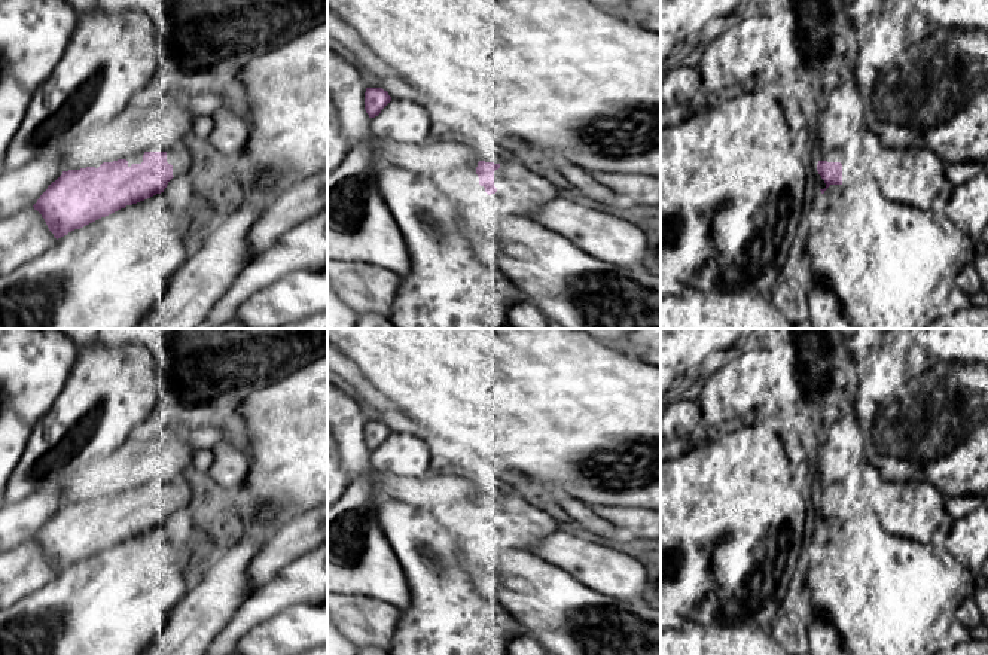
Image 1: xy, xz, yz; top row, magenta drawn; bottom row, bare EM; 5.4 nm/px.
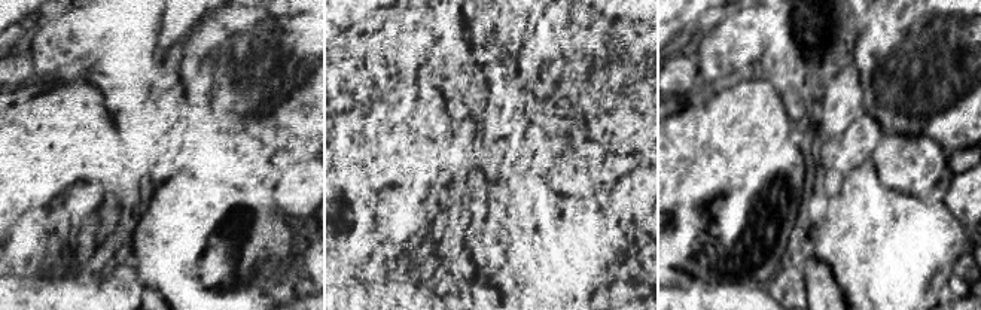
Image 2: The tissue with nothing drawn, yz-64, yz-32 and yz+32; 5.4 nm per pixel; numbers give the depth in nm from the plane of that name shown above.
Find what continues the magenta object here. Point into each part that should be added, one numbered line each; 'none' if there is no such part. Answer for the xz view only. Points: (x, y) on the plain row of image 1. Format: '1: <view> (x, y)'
1: xz (525, 524)

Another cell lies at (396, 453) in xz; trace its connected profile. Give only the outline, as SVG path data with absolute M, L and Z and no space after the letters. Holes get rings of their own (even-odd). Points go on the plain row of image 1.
M391 433L372 451L370 464L376 473L426 478L434 470L429 444L411 433Z

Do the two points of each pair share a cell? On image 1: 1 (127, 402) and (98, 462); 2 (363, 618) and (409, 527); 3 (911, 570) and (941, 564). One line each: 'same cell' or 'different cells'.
1: different cells
2: different cells
3: same cell

